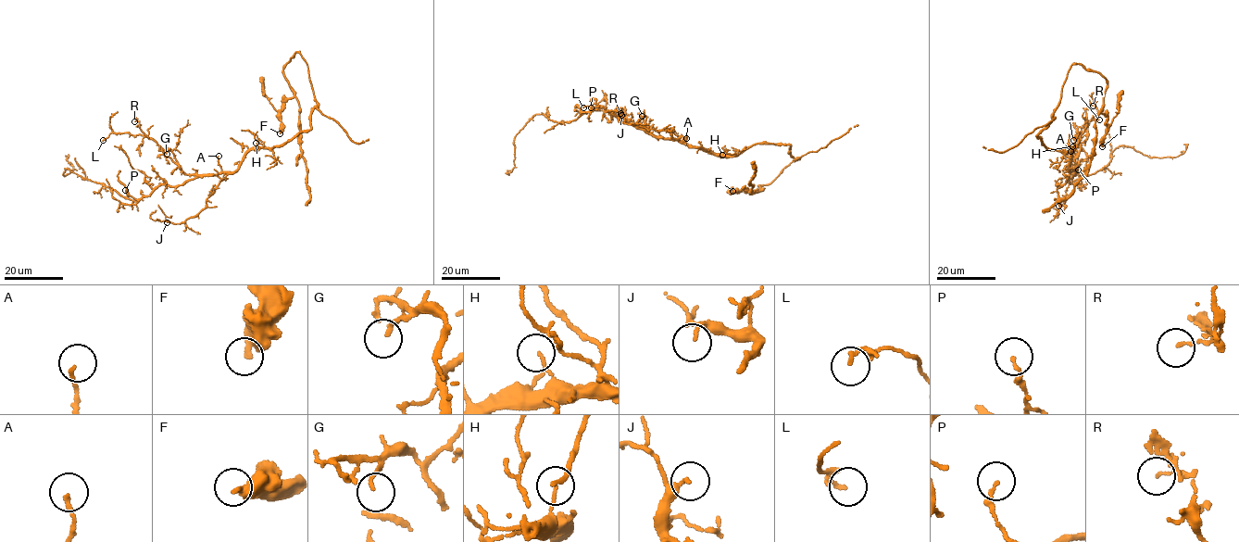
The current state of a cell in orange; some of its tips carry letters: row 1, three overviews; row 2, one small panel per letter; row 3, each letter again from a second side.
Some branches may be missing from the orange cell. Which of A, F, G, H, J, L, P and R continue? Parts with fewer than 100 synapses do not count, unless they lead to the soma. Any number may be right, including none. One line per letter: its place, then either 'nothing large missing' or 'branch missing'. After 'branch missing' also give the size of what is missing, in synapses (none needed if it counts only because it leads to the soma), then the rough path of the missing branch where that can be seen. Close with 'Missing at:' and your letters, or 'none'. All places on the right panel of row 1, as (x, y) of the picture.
A: (1070, 151) | nothing large missing
F: (1102, 146) | nothing large missing
G: (1073, 140) | nothing large missing
H: (1072, 146) | nothing large missing
J: (1058, 206) | nothing large missing
L: (1099, 119) | nothing large missing
P: (1078, 170) | nothing large missing
R: (1093, 106) | nothing large missing
Missing at: none

